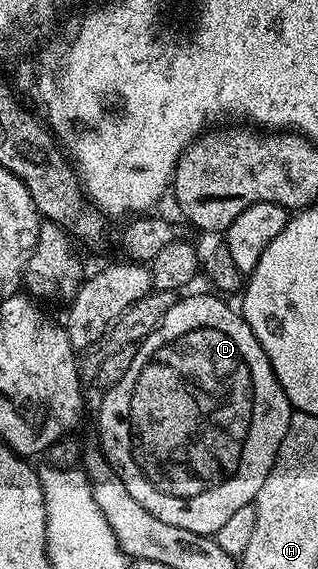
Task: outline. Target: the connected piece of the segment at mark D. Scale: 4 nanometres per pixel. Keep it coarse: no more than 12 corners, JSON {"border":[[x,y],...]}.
{"border":[[178,297],[104,391],[99,449],[216,535],[295,413],[244,317]]}

